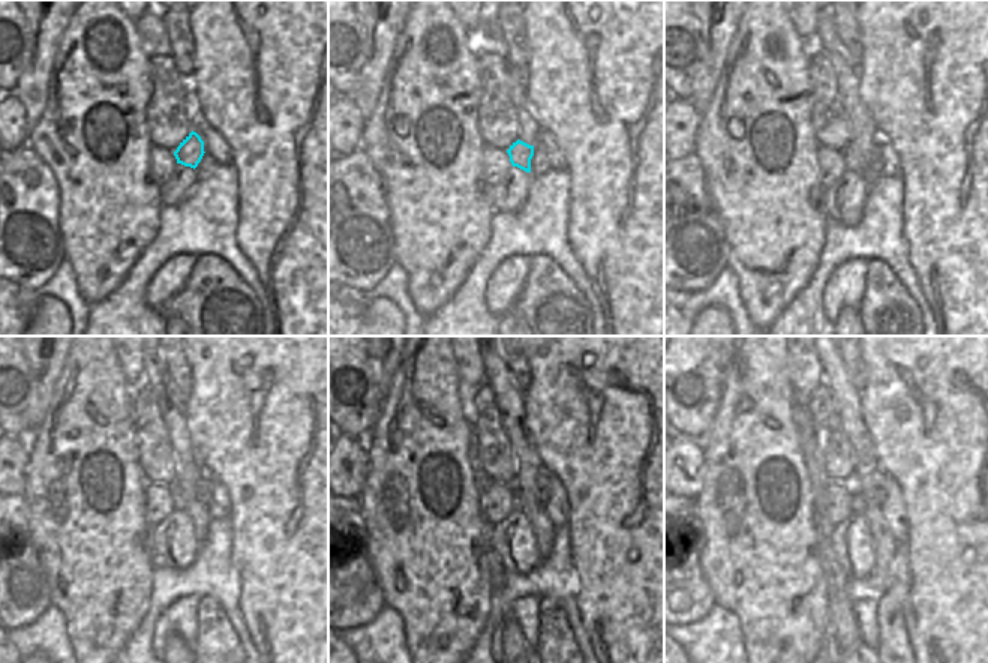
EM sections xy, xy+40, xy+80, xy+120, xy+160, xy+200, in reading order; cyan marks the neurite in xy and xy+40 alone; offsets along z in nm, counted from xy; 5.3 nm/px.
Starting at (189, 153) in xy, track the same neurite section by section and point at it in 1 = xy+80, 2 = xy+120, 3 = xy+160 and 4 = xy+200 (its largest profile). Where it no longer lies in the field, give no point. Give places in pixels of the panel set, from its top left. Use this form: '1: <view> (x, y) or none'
1: xy+80 (855, 161)
2: xy+120 (179, 497)
3: xy+160 (519, 503)
4: xy+200 (859, 503)

